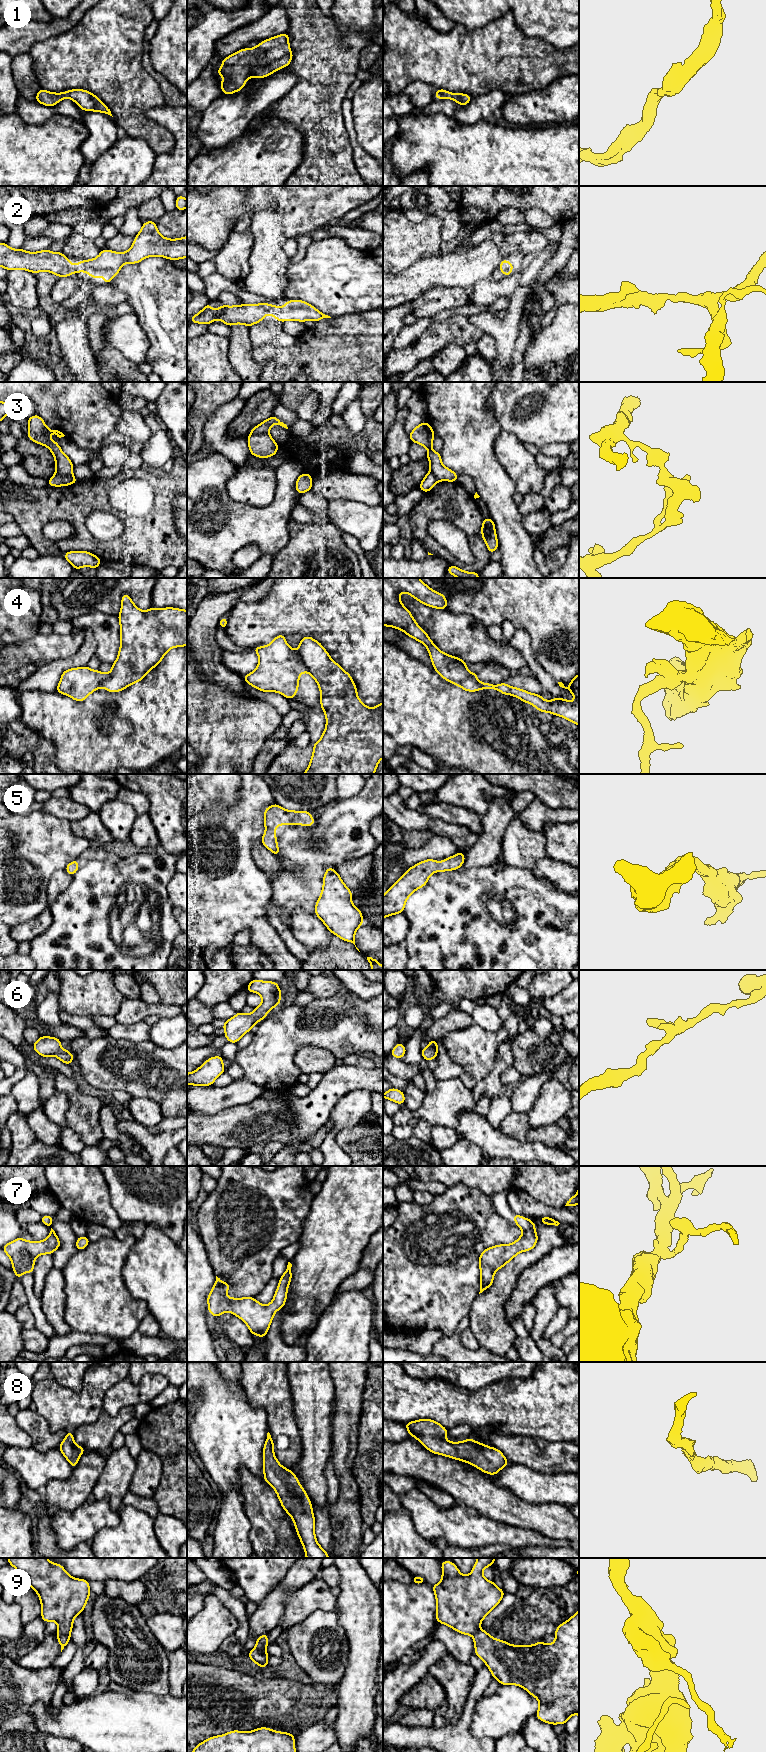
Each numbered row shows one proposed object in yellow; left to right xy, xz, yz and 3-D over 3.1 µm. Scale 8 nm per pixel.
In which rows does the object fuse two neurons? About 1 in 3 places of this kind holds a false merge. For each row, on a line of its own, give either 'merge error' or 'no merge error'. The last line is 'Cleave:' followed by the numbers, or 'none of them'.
1: no merge error
2: no merge error
3: merge error
4: merge error
5: no merge error
6: no merge error
7: no merge error
8: no merge error
9: merge error
Cleave: 3, 4, 9

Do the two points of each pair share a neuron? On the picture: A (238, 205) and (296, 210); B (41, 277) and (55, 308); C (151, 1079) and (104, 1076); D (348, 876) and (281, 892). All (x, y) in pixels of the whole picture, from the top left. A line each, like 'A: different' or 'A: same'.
A: same
B: same
C: same
D: different

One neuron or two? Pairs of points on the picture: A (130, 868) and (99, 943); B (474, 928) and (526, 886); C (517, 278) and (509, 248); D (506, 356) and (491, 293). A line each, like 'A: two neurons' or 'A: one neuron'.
A: one neuron
B: one neuron
C: two neurons
D: two neurons

